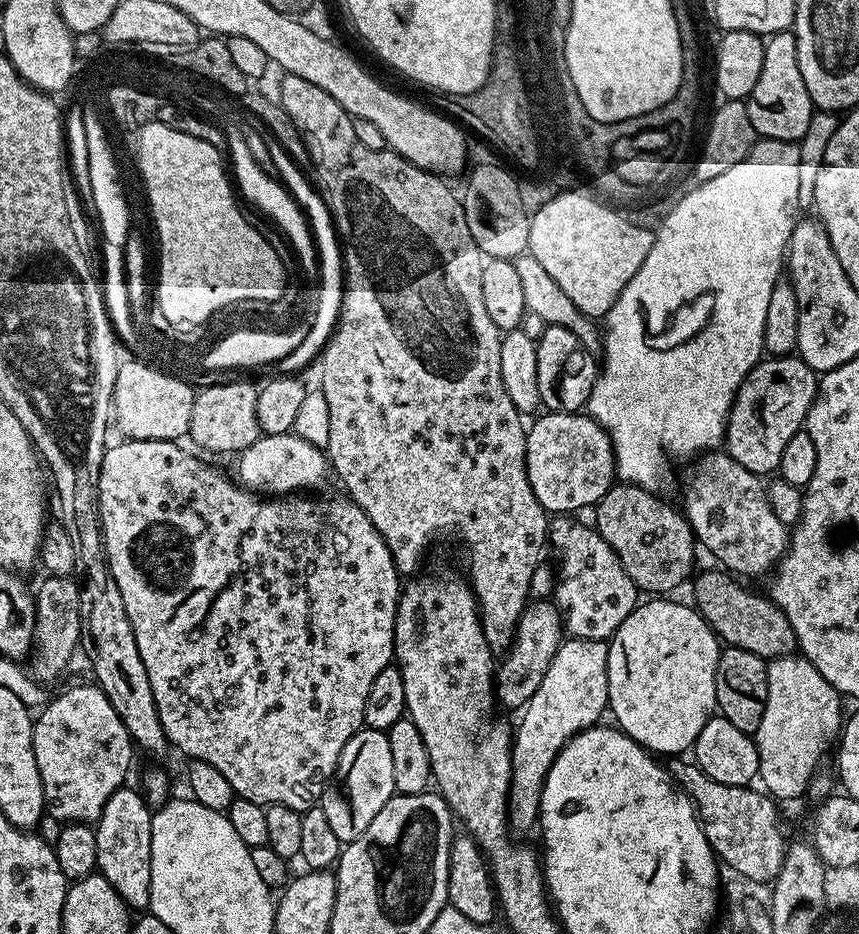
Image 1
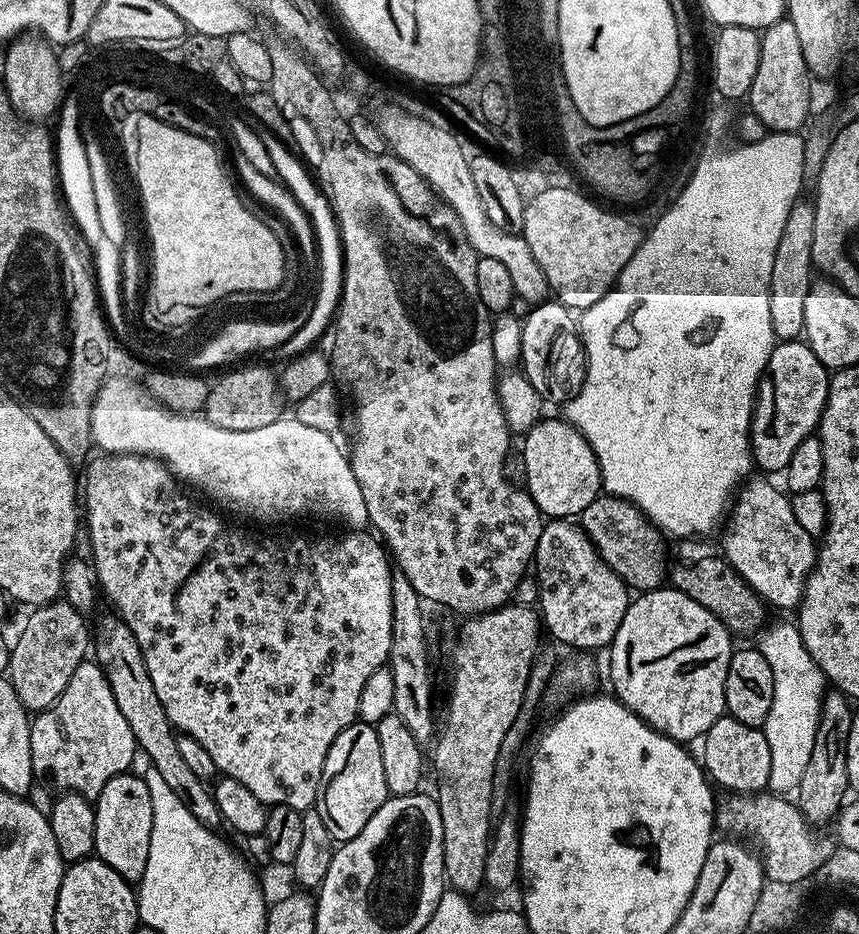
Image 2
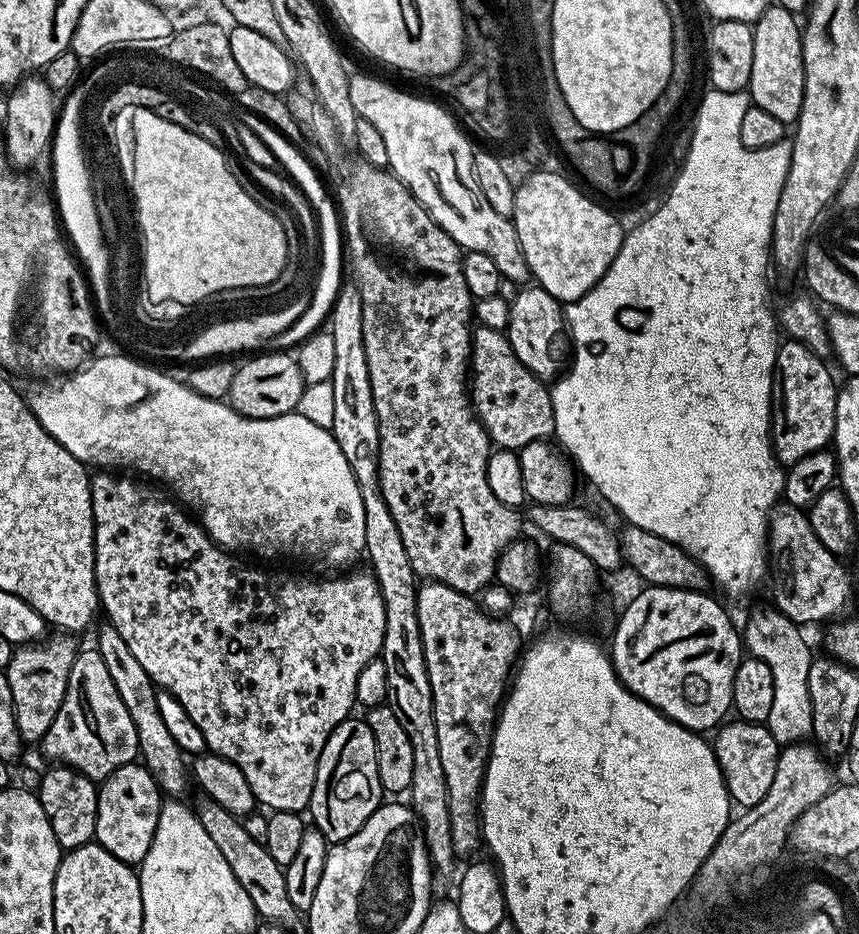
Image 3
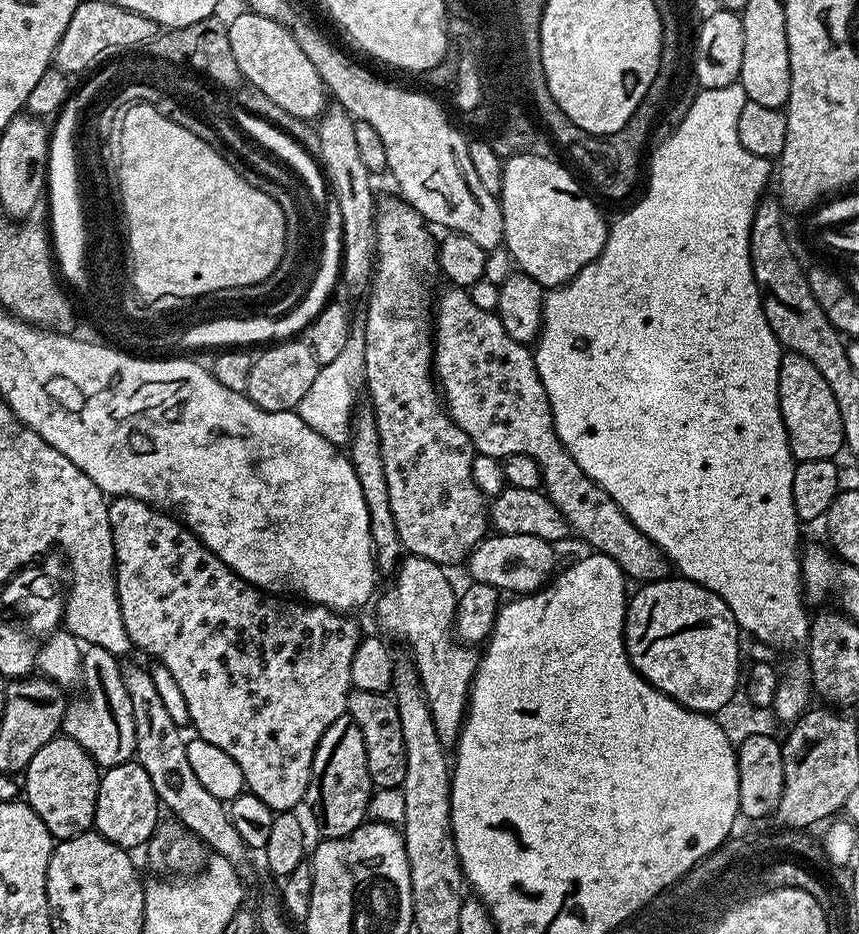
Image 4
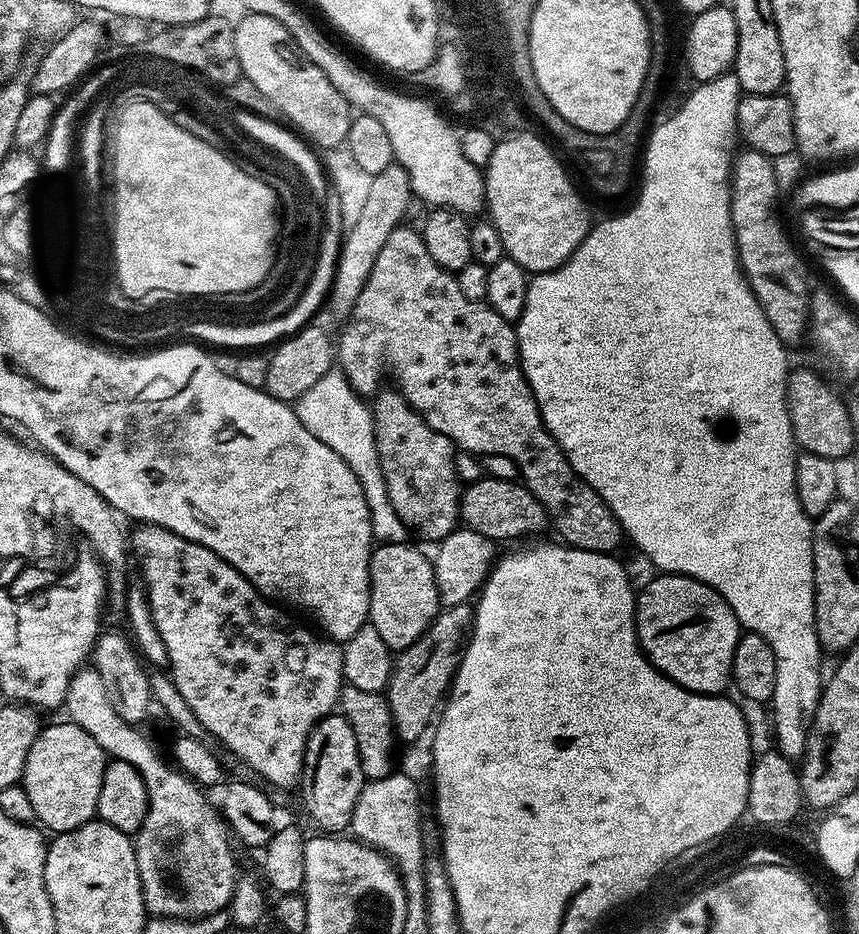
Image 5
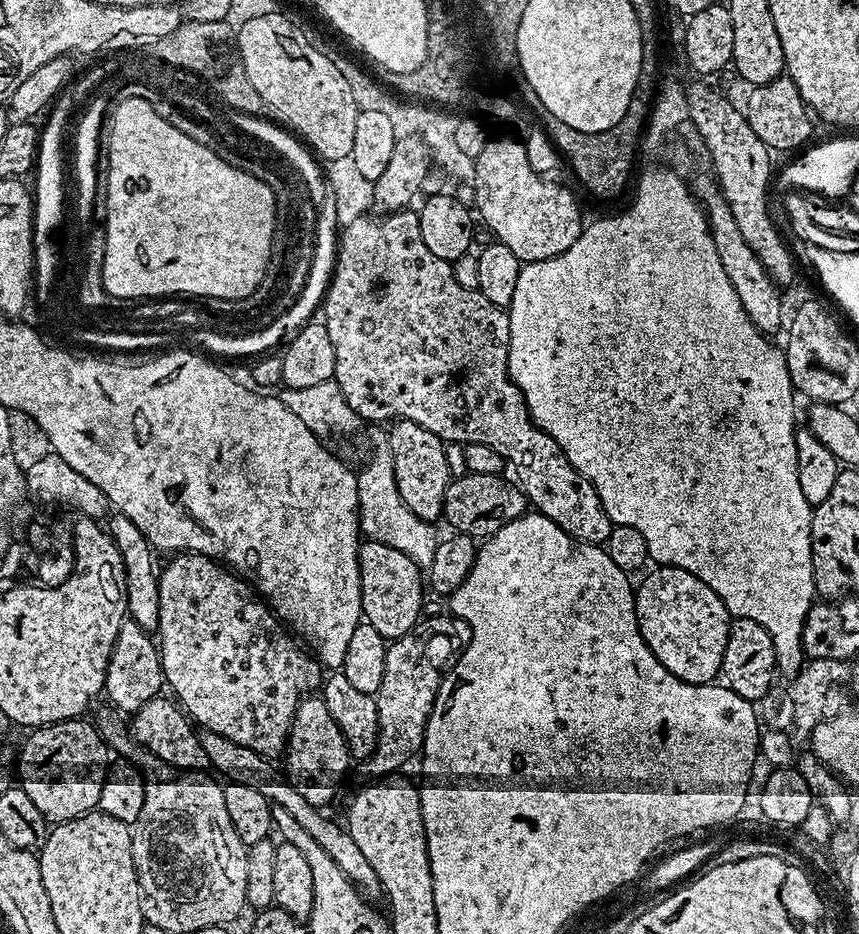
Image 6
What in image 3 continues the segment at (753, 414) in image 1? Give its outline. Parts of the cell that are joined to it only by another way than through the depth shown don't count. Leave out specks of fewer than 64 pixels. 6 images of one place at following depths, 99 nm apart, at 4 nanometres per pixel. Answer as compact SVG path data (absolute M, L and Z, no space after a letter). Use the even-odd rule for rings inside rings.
M797 340L779 345L776 354L776 378L772 389L772 450L781 465L823 452L832 444L836 425L838 380L832 377L825 361Z

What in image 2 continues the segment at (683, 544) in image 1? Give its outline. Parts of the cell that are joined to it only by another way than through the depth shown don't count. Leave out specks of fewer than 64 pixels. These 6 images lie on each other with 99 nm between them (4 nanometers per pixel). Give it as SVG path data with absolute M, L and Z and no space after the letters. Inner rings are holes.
M601 494L578 517L580 529L587 534L598 554L620 575L629 589L637 593L650 592L669 579L670 563L664 553L664 540L652 519L639 508L620 496Z

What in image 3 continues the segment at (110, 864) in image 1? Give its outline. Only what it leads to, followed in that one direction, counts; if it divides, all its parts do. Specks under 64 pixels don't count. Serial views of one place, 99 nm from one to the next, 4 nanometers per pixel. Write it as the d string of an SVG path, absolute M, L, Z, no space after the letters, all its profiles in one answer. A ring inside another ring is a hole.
M133 762L114 770L98 788L95 843L110 850L110 854L114 854L114 858L122 863L139 865L146 858L146 850L150 850L150 842L154 842L161 803L161 788L143 763Z

